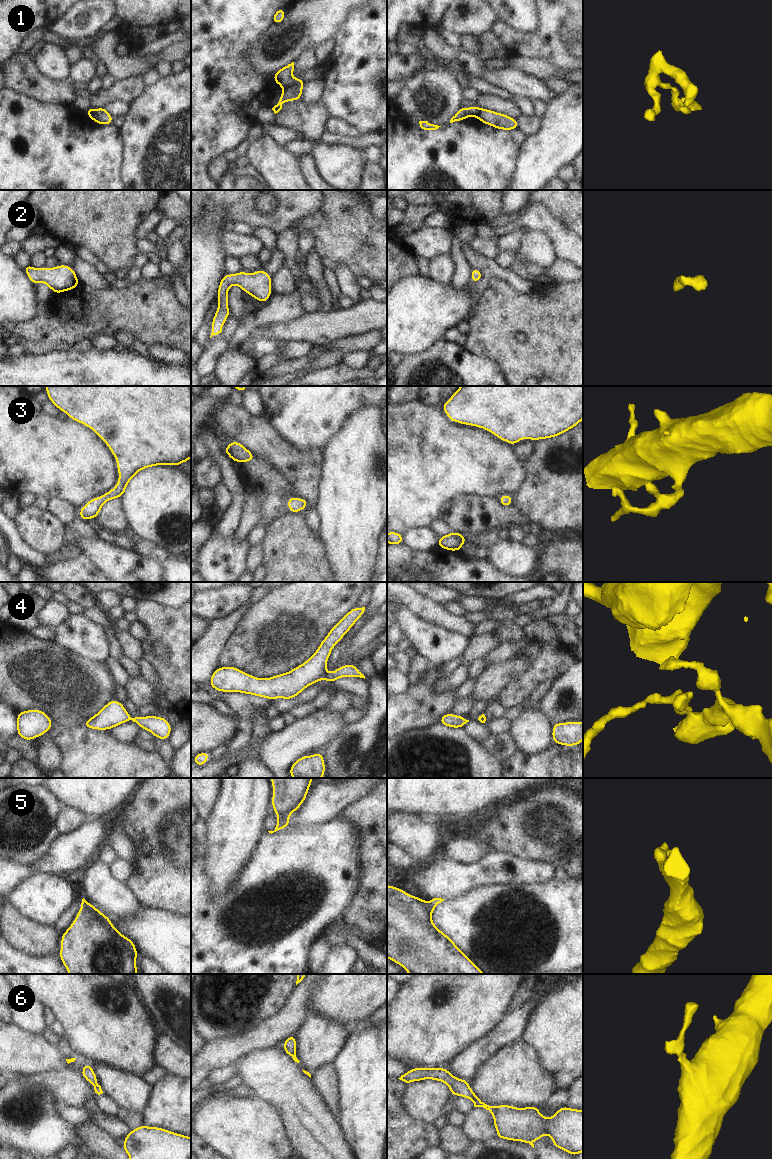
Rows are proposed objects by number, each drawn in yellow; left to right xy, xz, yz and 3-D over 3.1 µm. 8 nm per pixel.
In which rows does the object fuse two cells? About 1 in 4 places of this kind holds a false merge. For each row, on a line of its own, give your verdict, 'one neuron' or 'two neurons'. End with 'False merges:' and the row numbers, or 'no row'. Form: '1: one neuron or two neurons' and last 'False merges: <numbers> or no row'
1: two neurons
2: one neuron
3: one neuron
4: one neuron
5: two neurons
6: one neuron
False merges: 1, 5

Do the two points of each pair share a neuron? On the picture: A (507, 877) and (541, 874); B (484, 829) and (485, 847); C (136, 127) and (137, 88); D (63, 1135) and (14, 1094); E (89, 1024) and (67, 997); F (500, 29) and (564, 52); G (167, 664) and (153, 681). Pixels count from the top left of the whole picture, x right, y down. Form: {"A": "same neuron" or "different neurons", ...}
{"A": "same neuron", "B": "different neurons", "C": "different neurons", "D": "same neuron", "E": "same neuron", "F": "same neuron", "G": "different neurons"}

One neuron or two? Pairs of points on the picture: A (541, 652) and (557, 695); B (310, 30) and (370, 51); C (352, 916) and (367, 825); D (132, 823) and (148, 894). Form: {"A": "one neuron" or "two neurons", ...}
{"A": "two neurons", "B": "two neurons", "C": "one neuron", "D": "one neuron"}

